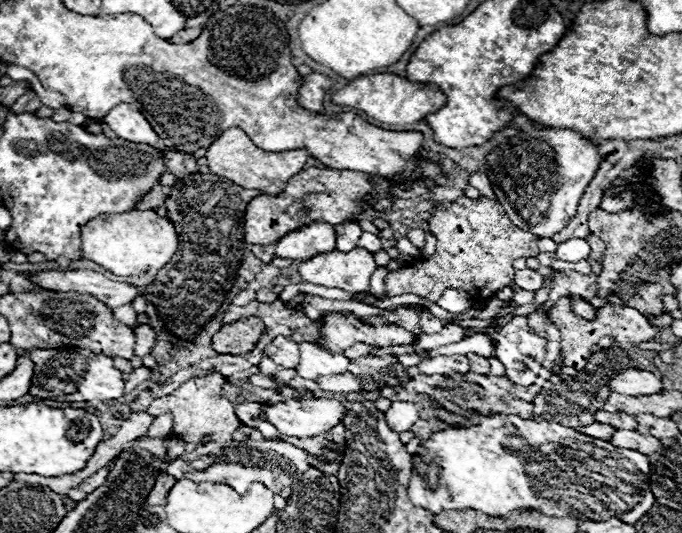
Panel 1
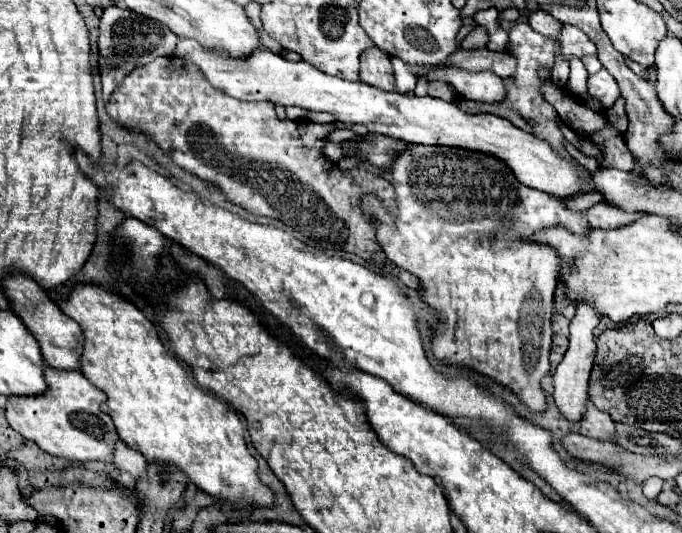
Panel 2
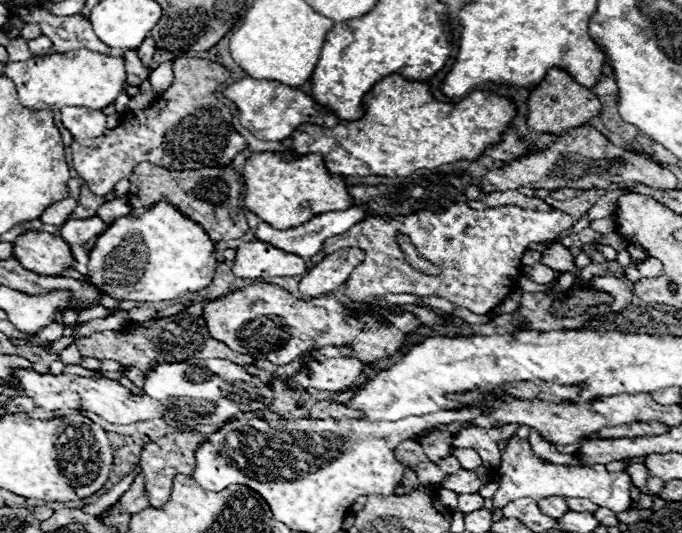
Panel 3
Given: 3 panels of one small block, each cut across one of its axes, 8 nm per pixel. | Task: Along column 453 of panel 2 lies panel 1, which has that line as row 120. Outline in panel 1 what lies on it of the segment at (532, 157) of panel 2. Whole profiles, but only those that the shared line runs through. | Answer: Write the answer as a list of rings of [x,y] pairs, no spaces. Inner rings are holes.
[[[116,104],[102,122],[122,140],[134,142],[134,144],[158,144],[158,136],[152,130],[150,122],[136,110],[132,104]]]

